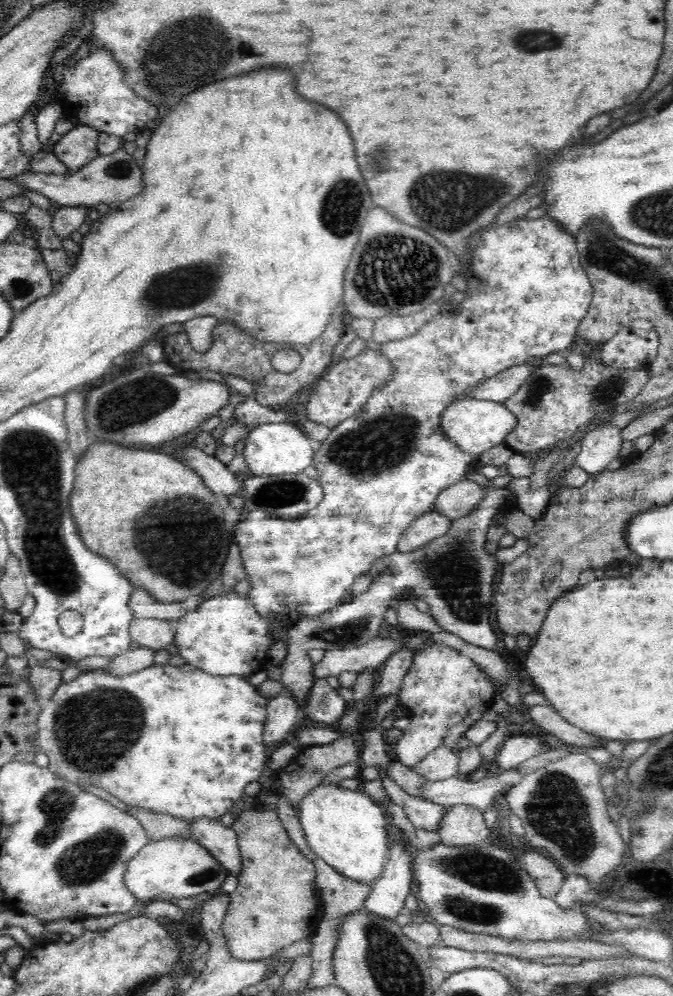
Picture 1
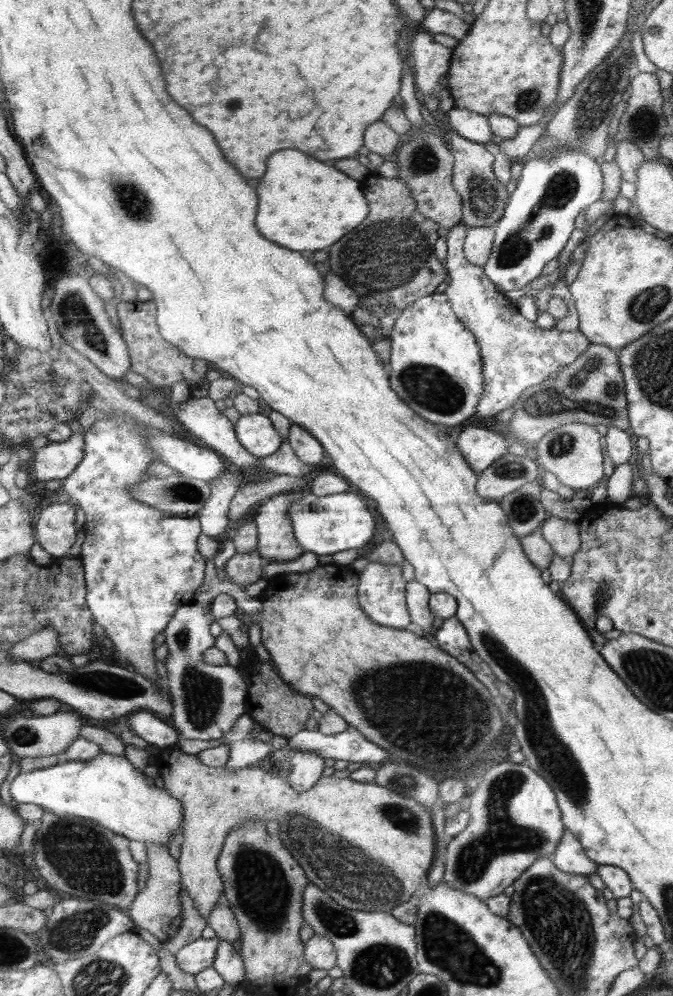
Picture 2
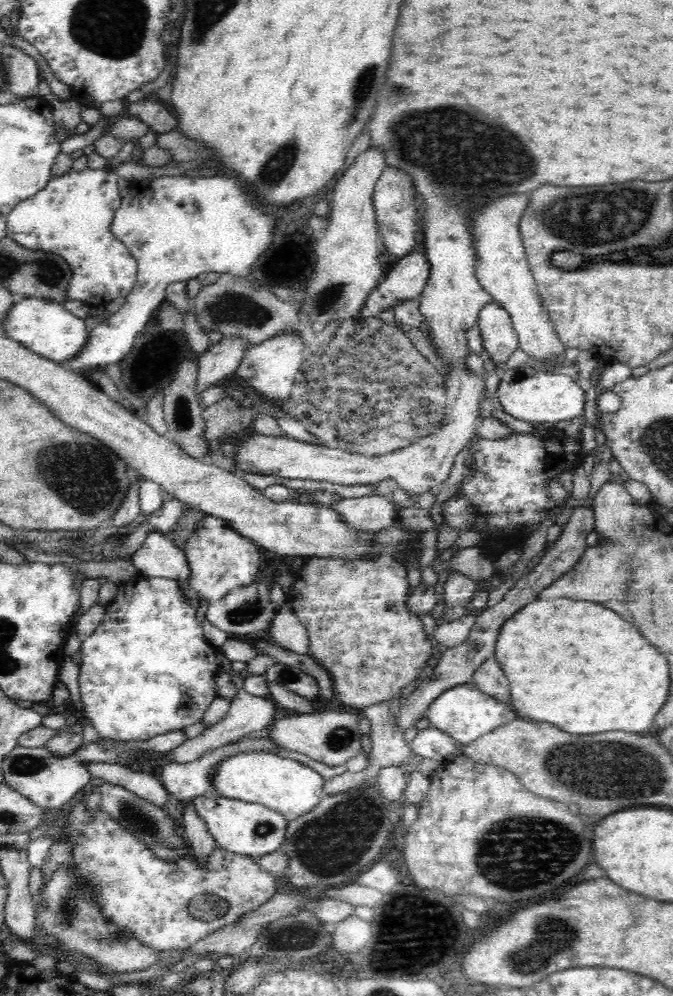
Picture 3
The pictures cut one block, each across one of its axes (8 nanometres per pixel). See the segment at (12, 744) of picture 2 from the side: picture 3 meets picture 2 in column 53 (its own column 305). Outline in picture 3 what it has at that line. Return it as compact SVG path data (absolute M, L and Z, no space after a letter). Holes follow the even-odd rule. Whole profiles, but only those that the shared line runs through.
M318 710L310 714L292 715L275 720L270 727L269 738L278 747L304 754L322 764L340 766L353 758L361 747L362 736L356 714L342 710Z

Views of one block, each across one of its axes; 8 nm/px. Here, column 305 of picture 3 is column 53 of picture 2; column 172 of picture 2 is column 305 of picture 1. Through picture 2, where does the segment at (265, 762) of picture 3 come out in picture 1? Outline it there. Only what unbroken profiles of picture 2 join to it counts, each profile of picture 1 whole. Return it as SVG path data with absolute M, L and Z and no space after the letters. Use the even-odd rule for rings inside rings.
M338 784L319 785L300 802L298 814L308 846L338 874L372 886L381 878L389 859L388 819L370 795L341 788Z

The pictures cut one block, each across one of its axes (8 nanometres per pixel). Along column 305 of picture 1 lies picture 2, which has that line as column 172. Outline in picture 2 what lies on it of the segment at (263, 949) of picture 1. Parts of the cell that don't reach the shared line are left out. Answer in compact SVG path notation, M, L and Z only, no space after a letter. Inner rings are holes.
M162 843L147 844L147 863L150 876L146 882L146 887L139 891L139 894L125 911L130 915L135 926L148 930L159 941L165 942L178 934L182 924L180 892L182 892L183 885L181 884L180 869L177 858Z

